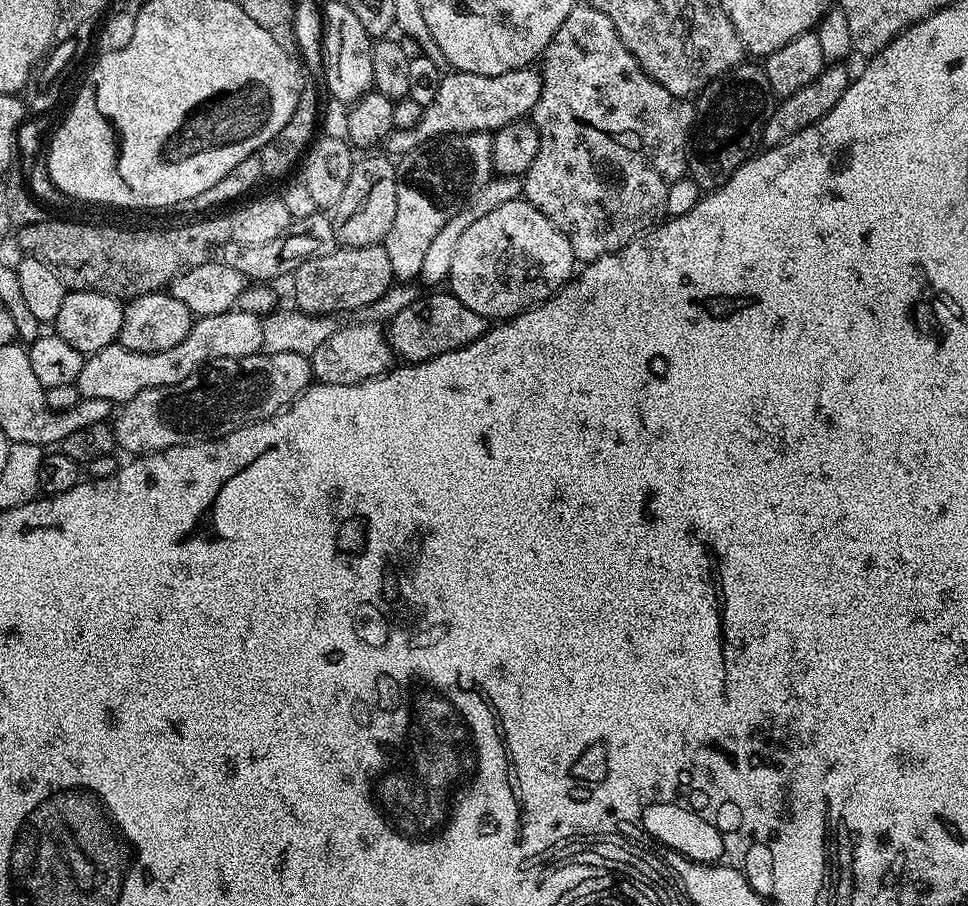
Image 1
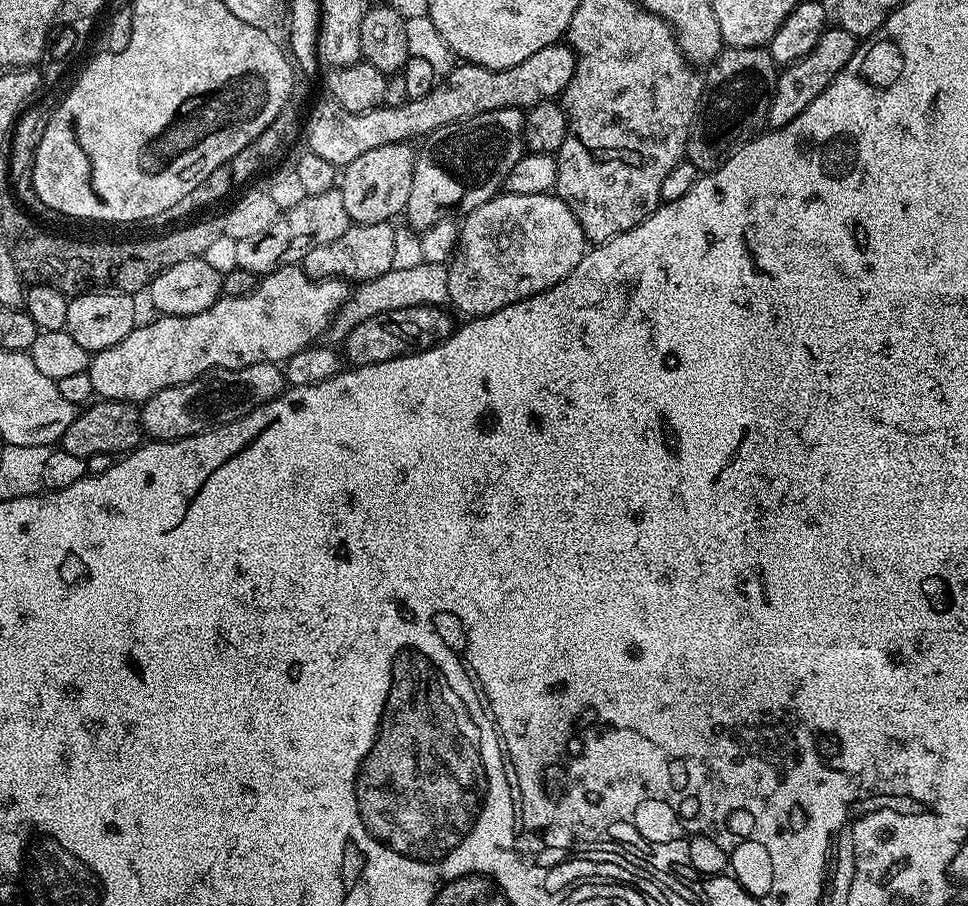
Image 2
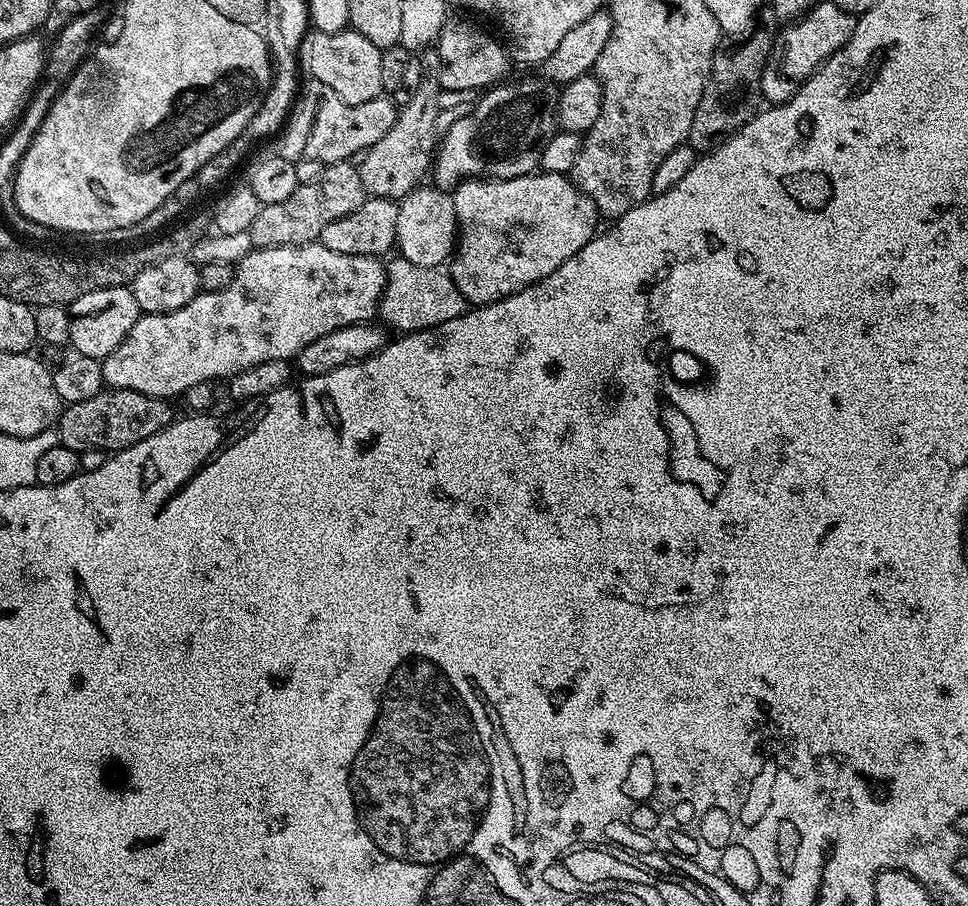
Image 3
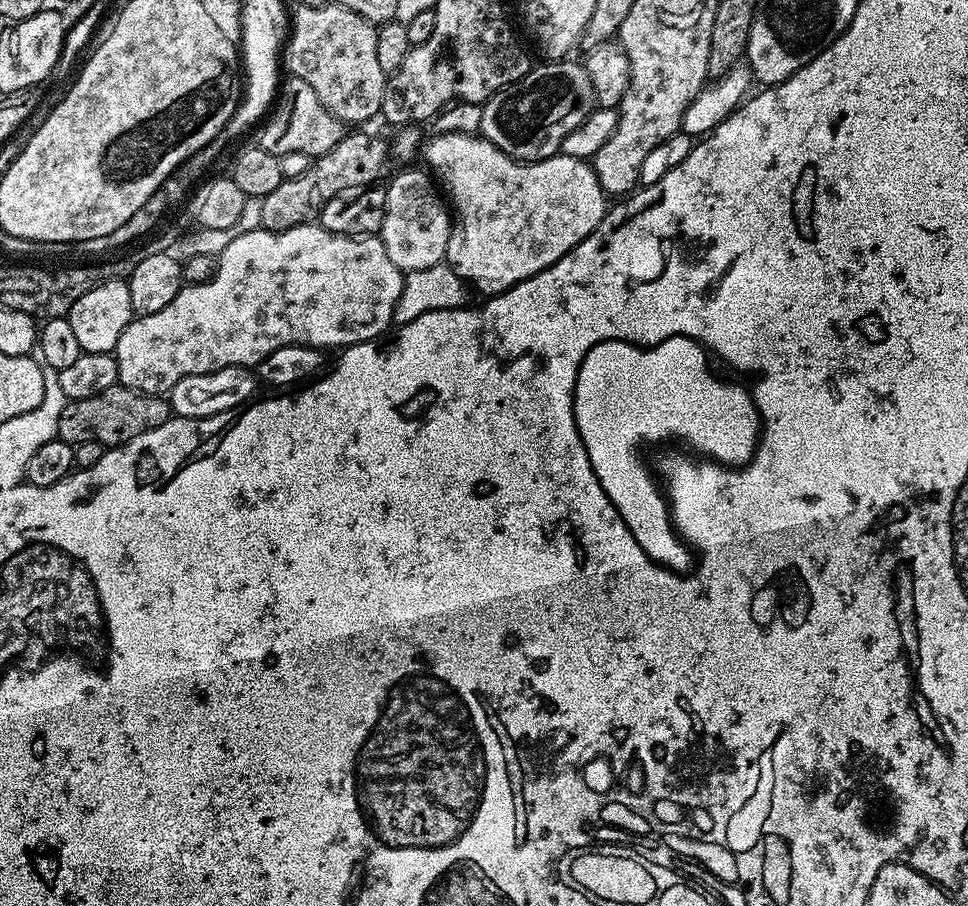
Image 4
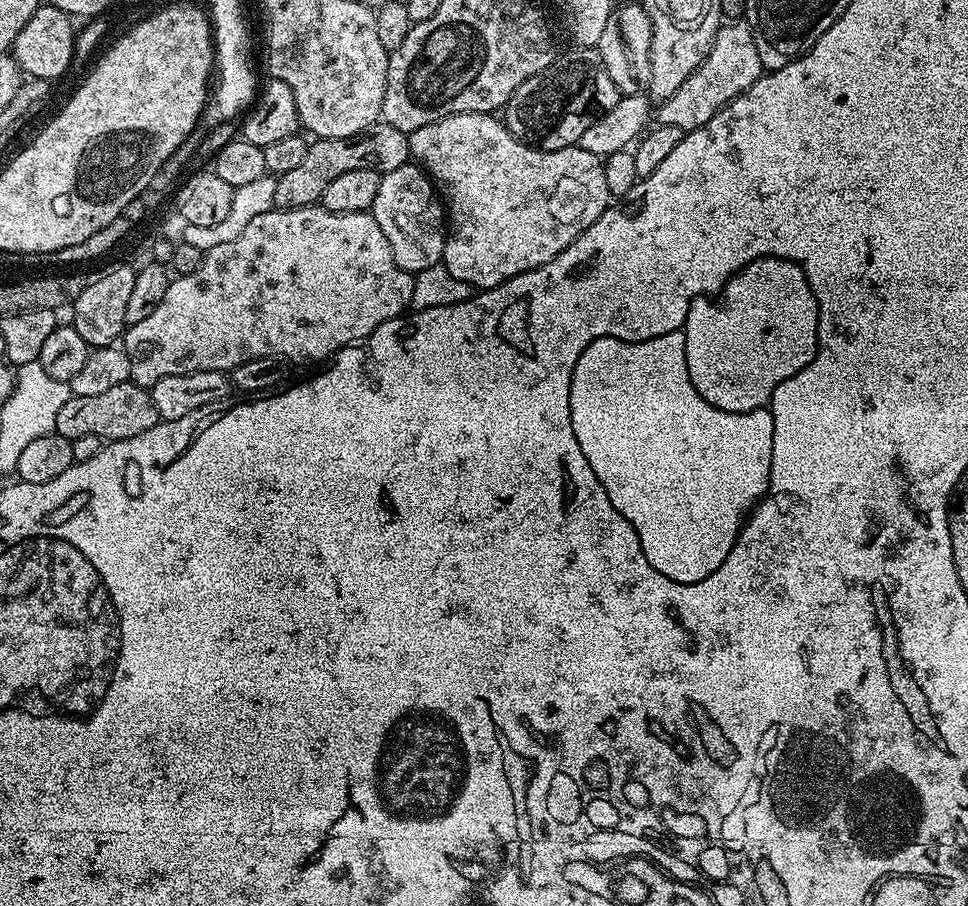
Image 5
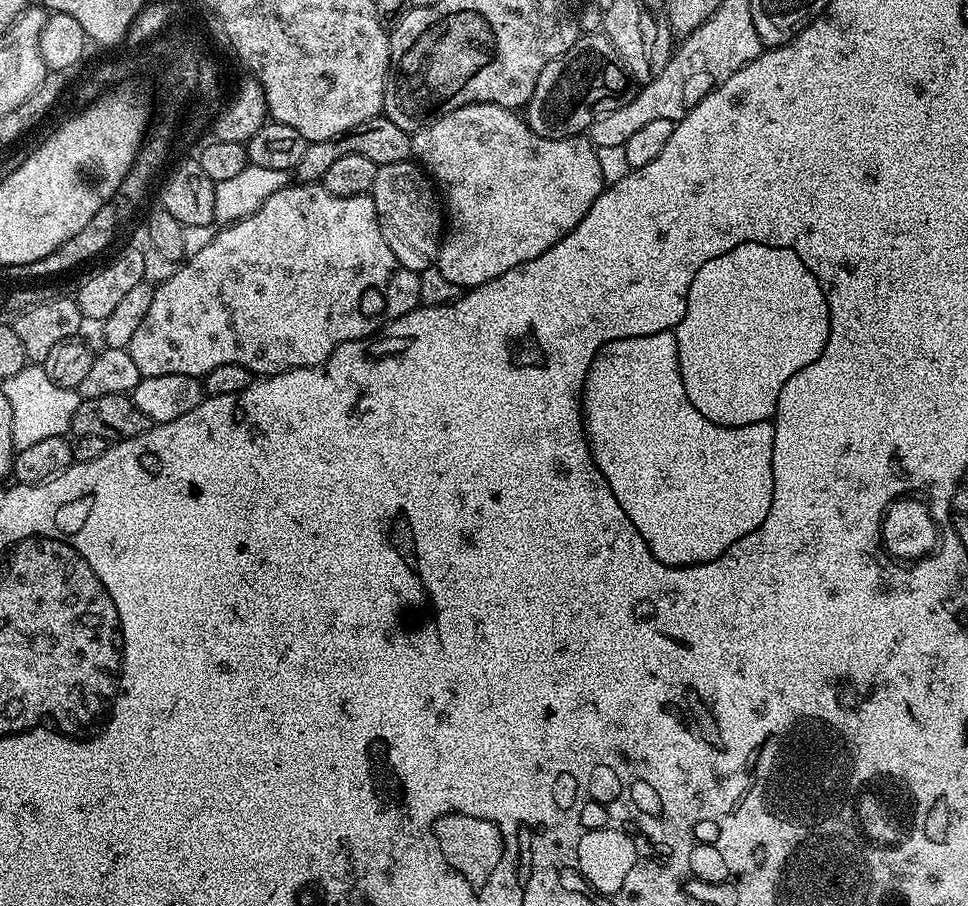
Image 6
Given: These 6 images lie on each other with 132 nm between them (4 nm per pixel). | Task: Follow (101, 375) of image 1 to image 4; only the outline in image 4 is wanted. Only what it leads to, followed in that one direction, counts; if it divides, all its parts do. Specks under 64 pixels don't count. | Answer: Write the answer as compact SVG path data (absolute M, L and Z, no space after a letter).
M319 222L294 226L290 230L281 232L271 232L262 227L255 228L246 234L241 234L239 238L234 238L234 242L230 242L230 246L226 246L226 250L220 252L216 273L205 284L185 284L174 298L174 302L170 302L170 306L158 310L158 314L136 316L126 326L126 330L122 330L122 338L118 338L114 353L118 362L118 383L135 392L145 392L151 396L164 396L172 391L174 385L182 382L182 378L186 378L190 374L206 374L214 370L222 370L226 366L252 368L260 364L262 358L266 358L266 354L274 354L274 350L278 350L282 346L301 344L321 350L327 350L327 348L340 350L349 344L361 344L367 340L375 340L383 337L389 331L388 324L393 323L394 306L402 294L404 277L405 273L401 272L398 266L394 266L394 262L390 262L390 254L386 254L386 246L376 234L343 236L327 232Z

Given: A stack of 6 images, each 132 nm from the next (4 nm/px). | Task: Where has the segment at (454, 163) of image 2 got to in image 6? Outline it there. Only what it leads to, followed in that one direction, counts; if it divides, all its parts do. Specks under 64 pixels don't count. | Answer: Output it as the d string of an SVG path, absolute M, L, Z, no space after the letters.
M584 34L566 54L554 58L542 70L538 86L526 106L526 123L534 134L557 140L587 133L588 127L602 114L626 106L634 95L634 81L610 38L603 34Z

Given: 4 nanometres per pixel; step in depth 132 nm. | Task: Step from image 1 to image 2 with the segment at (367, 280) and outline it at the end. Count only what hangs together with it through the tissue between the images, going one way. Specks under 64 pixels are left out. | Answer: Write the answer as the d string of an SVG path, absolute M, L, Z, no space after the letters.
M391 223L352 224L342 238L334 238L334 242L326 242L326 246L314 246L314 250L304 256L304 273L313 280L339 278L349 282L373 280L386 274L397 263L396 232L392 227Z

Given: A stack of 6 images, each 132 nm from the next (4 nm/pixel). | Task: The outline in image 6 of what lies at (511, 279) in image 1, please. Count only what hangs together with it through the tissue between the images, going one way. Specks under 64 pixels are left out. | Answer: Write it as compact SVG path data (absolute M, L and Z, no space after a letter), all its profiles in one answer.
M467 104L430 122L426 127L419 128L417 132L411 133L412 156L423 165L427 175L438 185L439 195L446 201L446 231L440 242L440 257L436 260L435 267L440 269L448 281L454 282L462 290L482 286L486 282L506 274L506 270L514 270L514 266L522 266L526 262L538 258L538 254L550 250L550 246L554 246L562 237L570 234L570 230L574 230L574 226L578 226L578 222L582 222L582 218L590 210L590 206L594 206L594 202L606 187L602 178L602 170L598 170L596 148L591 140L583 135L557 140L542 138L538 134L534 134L534 130L530 130L521 117L519 120L516 116L519 115L513 109L500 108L496 104Z

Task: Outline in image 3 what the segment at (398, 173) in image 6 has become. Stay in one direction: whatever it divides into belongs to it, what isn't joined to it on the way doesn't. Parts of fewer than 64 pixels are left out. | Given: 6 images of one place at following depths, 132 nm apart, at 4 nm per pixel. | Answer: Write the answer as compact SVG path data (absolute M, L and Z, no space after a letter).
M435 186L415 188L399 201L398 230L395 247L400 248L403 259L414 262L414 266L441 266L451 257L458 239L456 211L451 195Z

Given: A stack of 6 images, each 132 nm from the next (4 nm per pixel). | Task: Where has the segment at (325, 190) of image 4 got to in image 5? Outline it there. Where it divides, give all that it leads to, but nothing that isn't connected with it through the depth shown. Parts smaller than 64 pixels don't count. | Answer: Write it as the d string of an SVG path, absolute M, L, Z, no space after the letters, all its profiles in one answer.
M383 122L372 124L359 132L351 140L346 138L313 139L306 150L306 158L295 170L276 177L274 202L277 208L301 208L311 204L319 205L322 190L334 182L334 178L346 174L346 170L372 168L375 172L385 173L398 170L398 166L409 163L408 133Z

